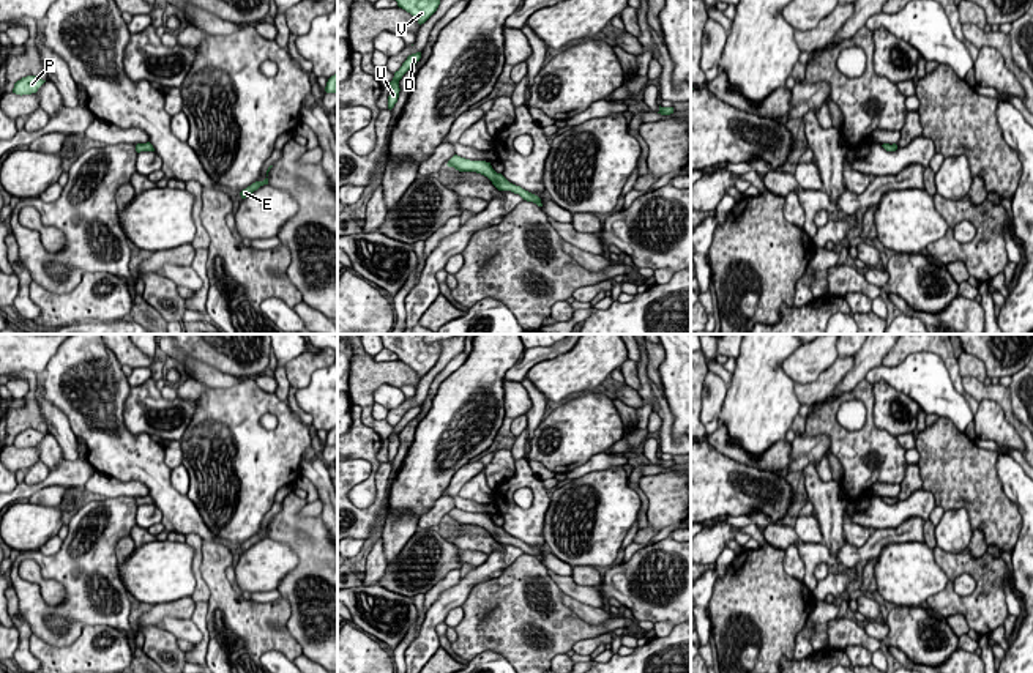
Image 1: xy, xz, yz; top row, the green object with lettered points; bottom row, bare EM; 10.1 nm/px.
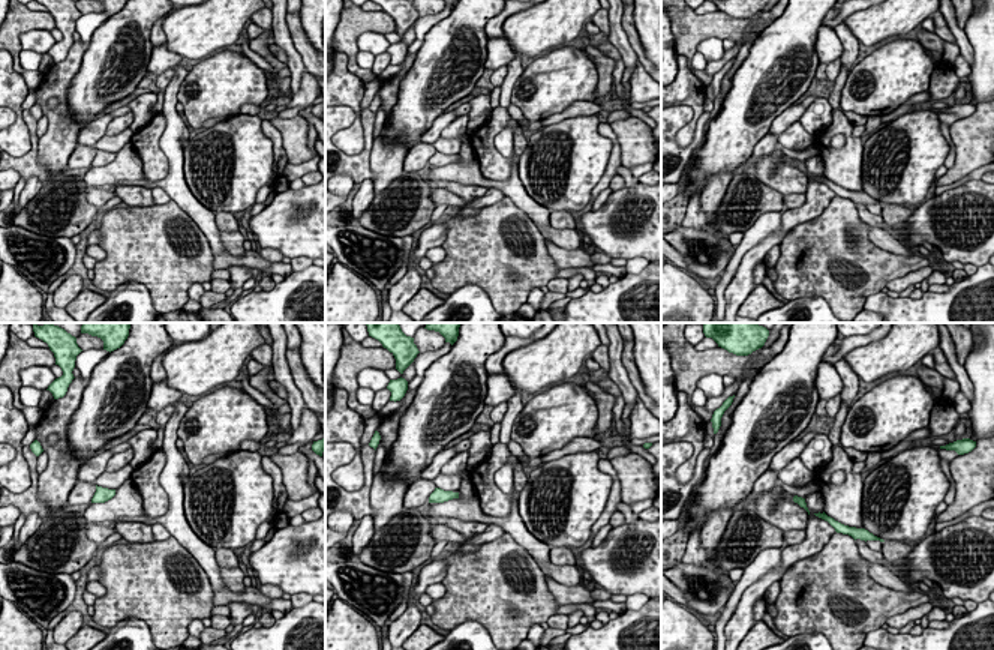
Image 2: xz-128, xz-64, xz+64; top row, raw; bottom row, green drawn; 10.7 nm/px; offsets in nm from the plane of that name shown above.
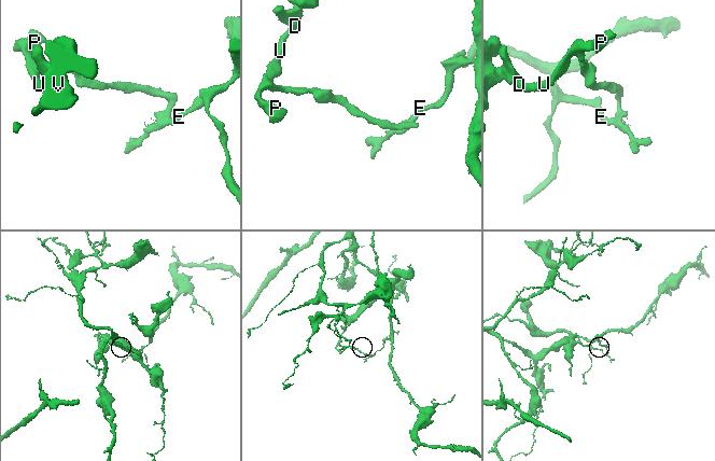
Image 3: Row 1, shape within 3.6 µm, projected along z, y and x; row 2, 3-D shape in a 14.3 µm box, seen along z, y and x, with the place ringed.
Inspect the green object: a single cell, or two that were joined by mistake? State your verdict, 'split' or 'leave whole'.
split

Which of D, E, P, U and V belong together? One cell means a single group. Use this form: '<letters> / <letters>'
D P U V / E

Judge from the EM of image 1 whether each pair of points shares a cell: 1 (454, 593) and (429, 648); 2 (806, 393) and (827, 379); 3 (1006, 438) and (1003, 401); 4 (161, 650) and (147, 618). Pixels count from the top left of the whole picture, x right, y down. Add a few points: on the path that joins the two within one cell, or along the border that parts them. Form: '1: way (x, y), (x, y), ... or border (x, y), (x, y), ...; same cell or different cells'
1: way (442, 607), (429, 624), (429, 634); same cell
2: way (811, 393), (822, 383); same cell
3: border (980, 401), (994, 401), (1016, 431); different cells
4: border (158, 624), (141, 629), (141, 648); different cells

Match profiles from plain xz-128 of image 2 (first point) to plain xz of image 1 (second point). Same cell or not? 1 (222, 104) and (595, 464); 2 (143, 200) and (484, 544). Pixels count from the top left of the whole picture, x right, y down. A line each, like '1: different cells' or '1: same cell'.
1: different cells
2: same cell

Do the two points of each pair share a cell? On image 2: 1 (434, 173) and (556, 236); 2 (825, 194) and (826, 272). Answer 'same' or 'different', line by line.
1: different
2: different

